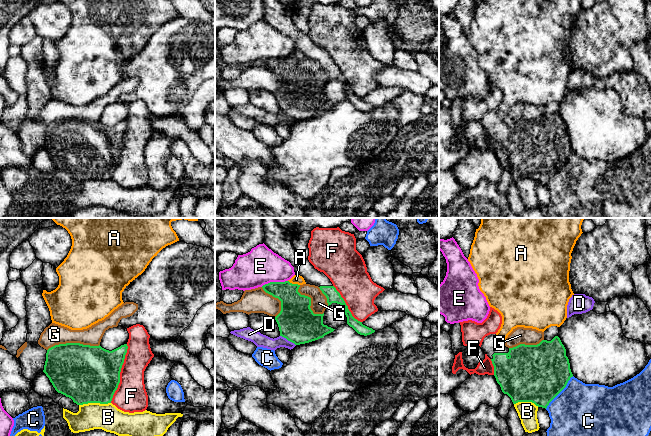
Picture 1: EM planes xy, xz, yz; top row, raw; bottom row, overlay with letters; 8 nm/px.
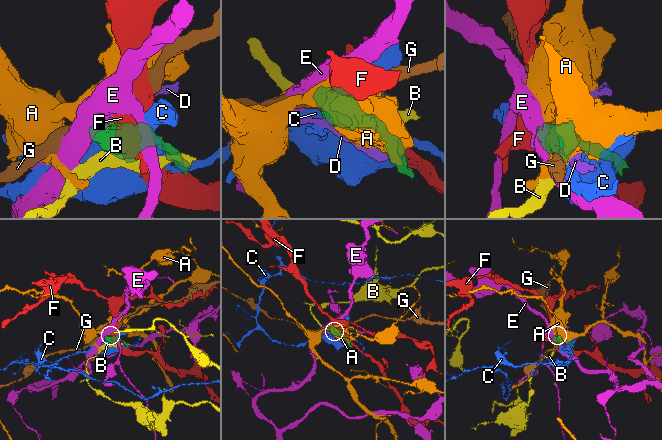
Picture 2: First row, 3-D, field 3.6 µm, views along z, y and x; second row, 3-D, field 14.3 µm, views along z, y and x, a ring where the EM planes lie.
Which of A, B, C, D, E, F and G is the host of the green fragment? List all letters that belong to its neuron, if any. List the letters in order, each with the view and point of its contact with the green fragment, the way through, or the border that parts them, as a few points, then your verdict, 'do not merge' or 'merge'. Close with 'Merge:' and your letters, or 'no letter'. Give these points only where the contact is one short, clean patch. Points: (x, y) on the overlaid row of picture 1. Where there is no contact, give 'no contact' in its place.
A: contact xz (294, 284); border xz (288, 280), (299, 285); do not merge
B: contact xy (94, 402); do not merge
C: contact yz (560, 391); do not merge
D: contact xz (288, 340); border xz (280, 335), (295, 345); do not merge
E: contact xz (274, 282); border xz (287, 280), (270, 281), (261, 286); do not merge
F: contact xy (119, 373); do not merge
G: contact xy (73, 343); do not merge
Merge: no letter

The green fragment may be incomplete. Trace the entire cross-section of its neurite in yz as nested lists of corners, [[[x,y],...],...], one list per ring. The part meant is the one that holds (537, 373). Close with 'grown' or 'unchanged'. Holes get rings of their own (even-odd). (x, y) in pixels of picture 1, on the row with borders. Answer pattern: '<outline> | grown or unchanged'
[[[490,334],[484,338],[481,349],[491,359],[496,381],[513,404],[532,402],[546,409],[573,377],[566,349],[558,336],[551,341],[542,340],[537,345],[520,344],[508,348],[498,340],[496,334]]] | grown

